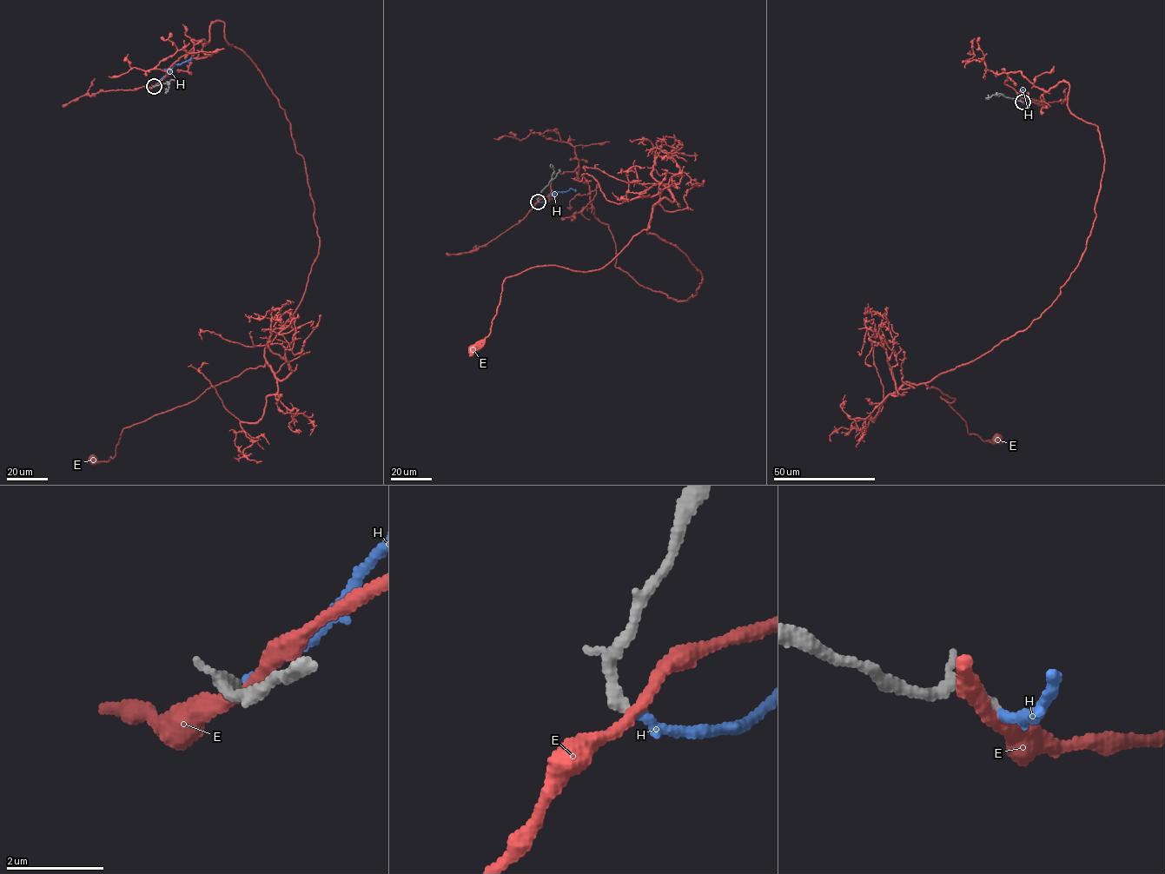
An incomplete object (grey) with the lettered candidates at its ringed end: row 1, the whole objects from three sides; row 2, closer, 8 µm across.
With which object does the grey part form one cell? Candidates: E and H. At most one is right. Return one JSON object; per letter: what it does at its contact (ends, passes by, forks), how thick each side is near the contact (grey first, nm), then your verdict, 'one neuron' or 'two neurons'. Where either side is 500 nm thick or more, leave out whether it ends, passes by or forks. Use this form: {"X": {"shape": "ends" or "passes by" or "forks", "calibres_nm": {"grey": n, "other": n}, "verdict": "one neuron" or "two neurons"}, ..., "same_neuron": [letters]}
{"E": {"shape": "passes by", "calibres_nm": {"grey": 260, "other": 240}, "verdict": "two neurons"}, "H": {"shape": "ends", "calibres_nm": {"grey": 260, "other": 200}, "verdict": "one neuron"}, "same_neuron": ["H"]}

